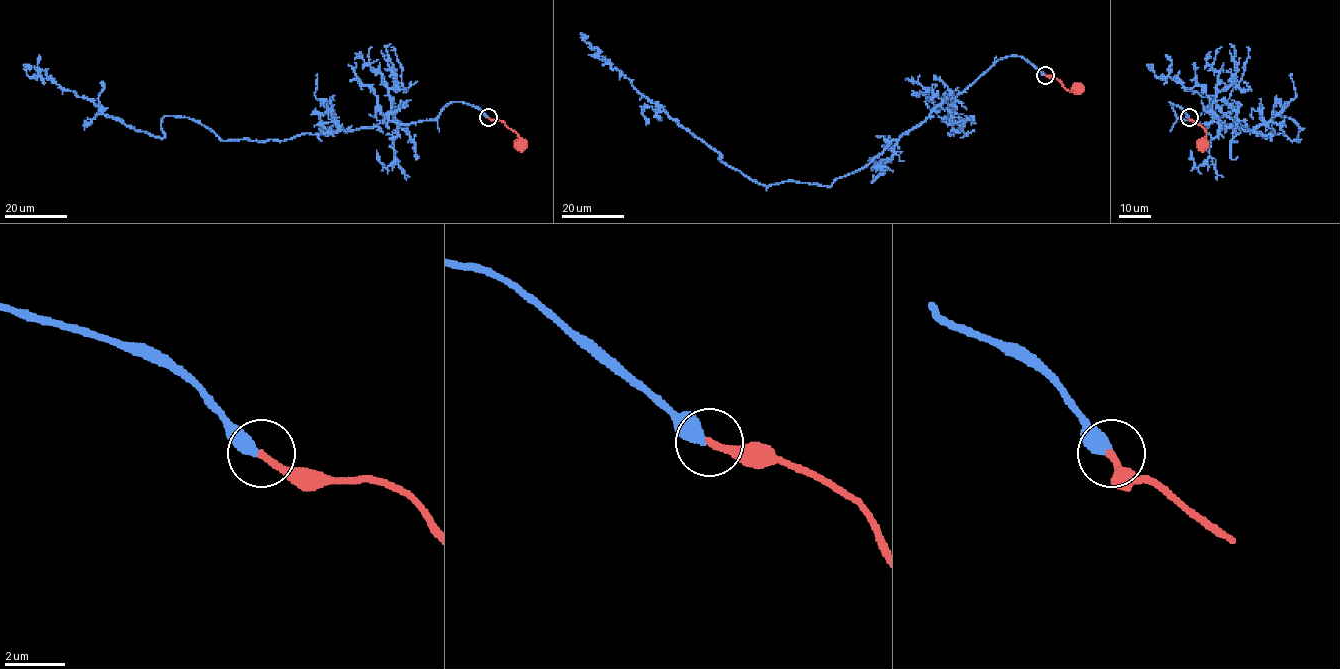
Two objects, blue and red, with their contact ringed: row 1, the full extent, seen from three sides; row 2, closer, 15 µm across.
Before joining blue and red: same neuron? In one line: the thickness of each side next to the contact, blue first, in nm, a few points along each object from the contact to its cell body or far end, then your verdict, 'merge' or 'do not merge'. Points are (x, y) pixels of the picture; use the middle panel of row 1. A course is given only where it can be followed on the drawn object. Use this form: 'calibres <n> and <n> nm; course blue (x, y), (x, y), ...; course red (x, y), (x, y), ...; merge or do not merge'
calibres 440 and 240 nm; course blue (1044, 74), (1006, 56), (831, 185), (768, 185), (726, 165), (660, 111), (599, 57), (588, 35); course red (1045, 74), (1058, 79), (1070, 91), (1078, 89); merge

